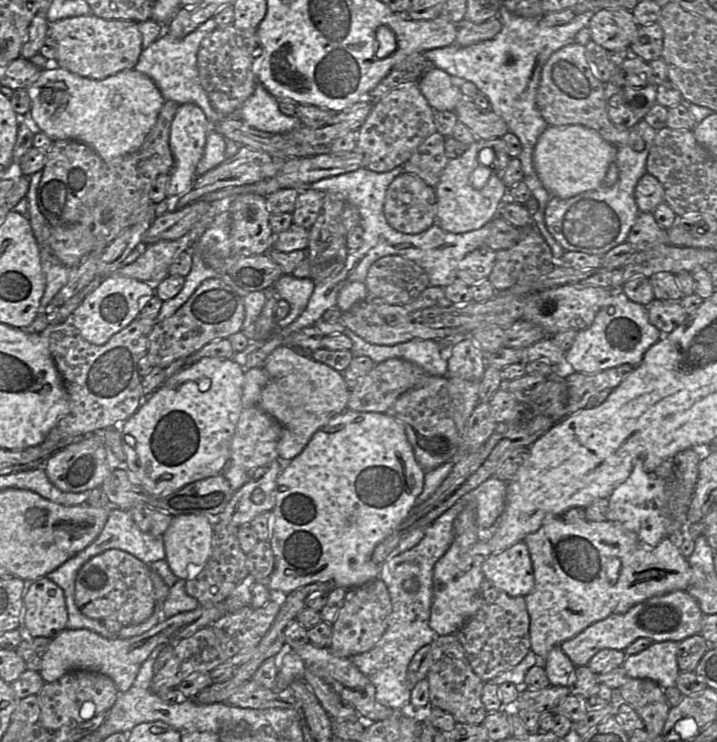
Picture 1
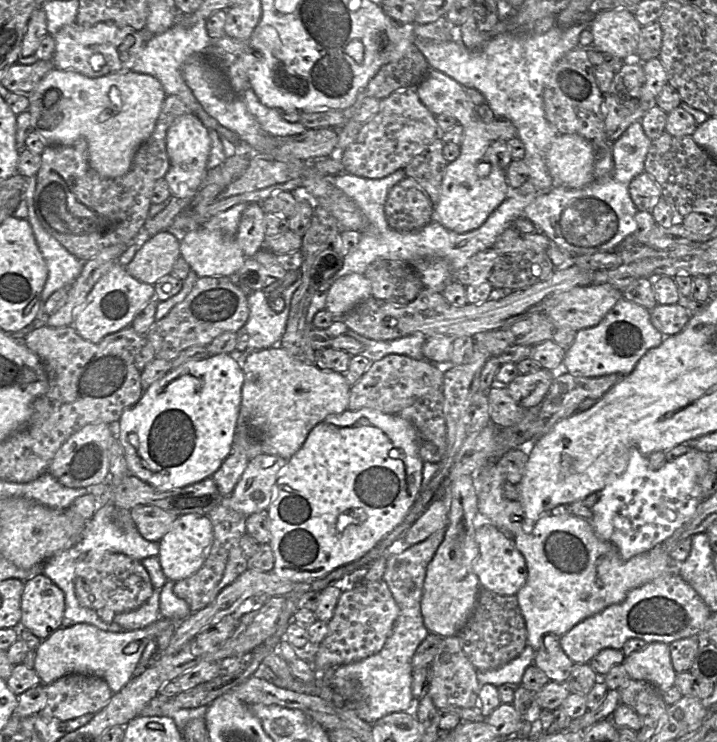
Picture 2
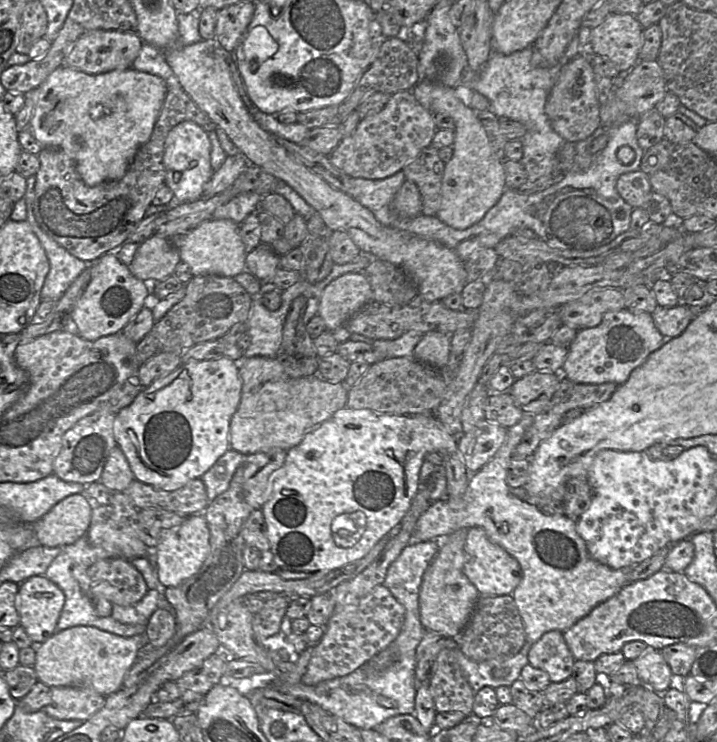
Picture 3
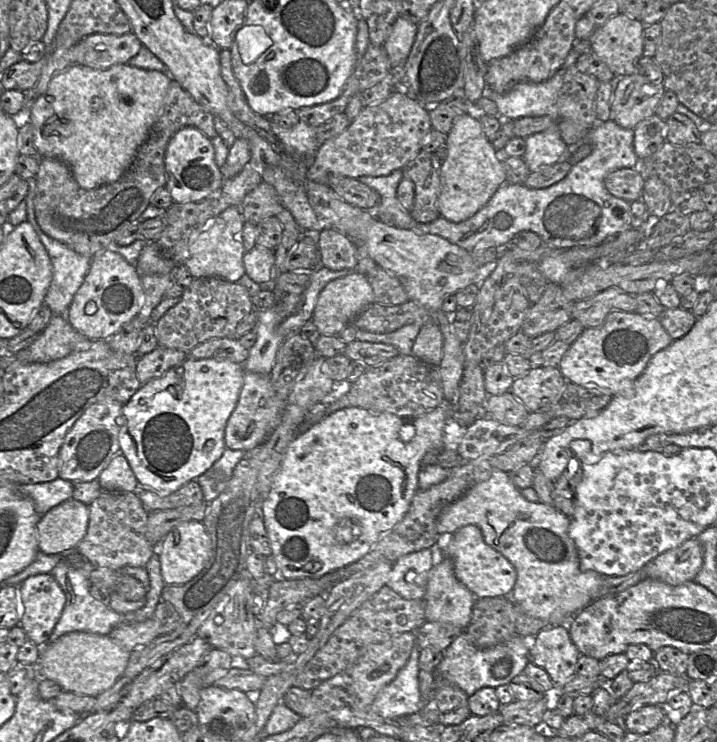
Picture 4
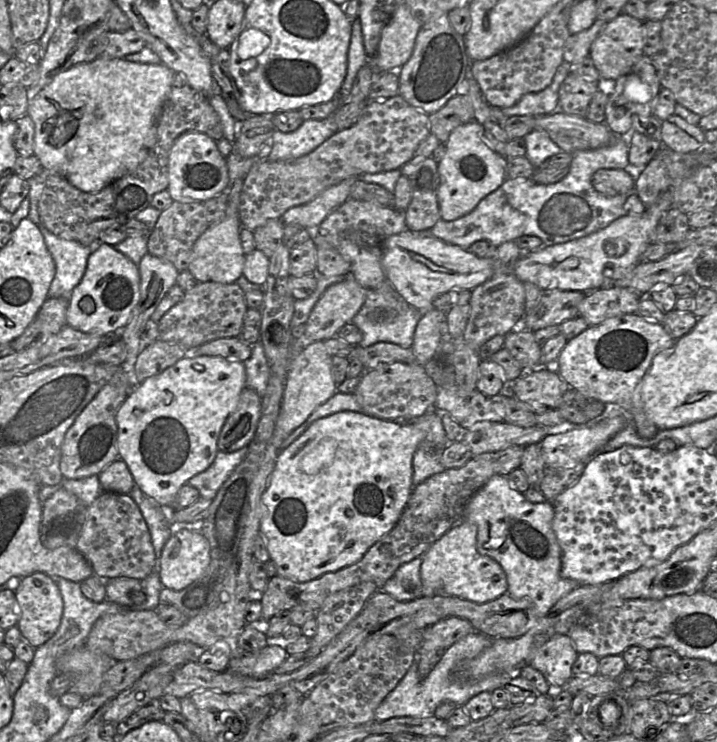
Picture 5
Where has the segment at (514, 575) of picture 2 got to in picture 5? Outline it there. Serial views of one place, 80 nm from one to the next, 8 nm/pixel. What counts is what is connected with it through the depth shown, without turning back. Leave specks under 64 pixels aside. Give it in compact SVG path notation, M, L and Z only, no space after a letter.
M461 520L454 524L422 555L420 567L422 596L458 596L473 602L483 603L508 592L505 571L489 556L477 550L476 524Z

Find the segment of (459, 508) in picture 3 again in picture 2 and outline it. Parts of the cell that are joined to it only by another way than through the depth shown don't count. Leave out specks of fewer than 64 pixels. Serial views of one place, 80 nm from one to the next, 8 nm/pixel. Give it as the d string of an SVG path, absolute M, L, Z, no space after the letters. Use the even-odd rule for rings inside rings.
M497 461L477 472L473 483L478 498L478 513L512 538L525 558L527 581L516 598L526 624L527 645L535 652L543 644L545 635L561 637L586 618L623 602L632 589L661 575L677 572L677 564L662 544L623 560L612 543L596 536L590 521L573 515L543 515L535 522L531 532L525 532L523 508L518 500L510 501L504 496L504 479ZM434 499L406 532L403 542L406 546L420 543L447 526L448 503L446 499Z

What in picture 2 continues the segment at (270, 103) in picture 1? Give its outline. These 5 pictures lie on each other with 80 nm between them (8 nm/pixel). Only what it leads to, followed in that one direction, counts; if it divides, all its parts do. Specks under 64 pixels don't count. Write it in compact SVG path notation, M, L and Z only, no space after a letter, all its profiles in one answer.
M251 88L243 93L242 99L250 114L270 135L276 137L292 136L301 134L306 130L299 121L287 122L280 116L277 109L263 105Z

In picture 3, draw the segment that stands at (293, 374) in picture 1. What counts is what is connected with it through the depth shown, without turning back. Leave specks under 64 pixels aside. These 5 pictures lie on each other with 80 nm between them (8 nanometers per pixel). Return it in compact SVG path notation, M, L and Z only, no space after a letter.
M254 356L239 362L242 393L240 404L230 422L230 448L245 456L273 448L290 450L304 436L328 420L347 404L348 388L313 374L291 378L275 358Z

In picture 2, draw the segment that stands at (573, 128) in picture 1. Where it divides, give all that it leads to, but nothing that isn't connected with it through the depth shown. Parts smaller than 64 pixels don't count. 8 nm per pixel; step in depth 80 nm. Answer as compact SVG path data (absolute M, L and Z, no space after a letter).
M557 134L546 154L554 186L583 188L593 182L595 151L591 141L578 134Z

